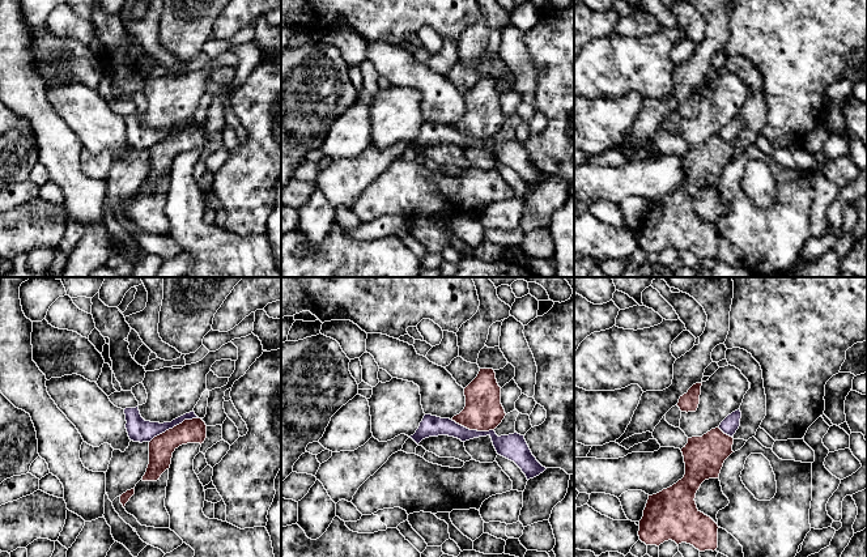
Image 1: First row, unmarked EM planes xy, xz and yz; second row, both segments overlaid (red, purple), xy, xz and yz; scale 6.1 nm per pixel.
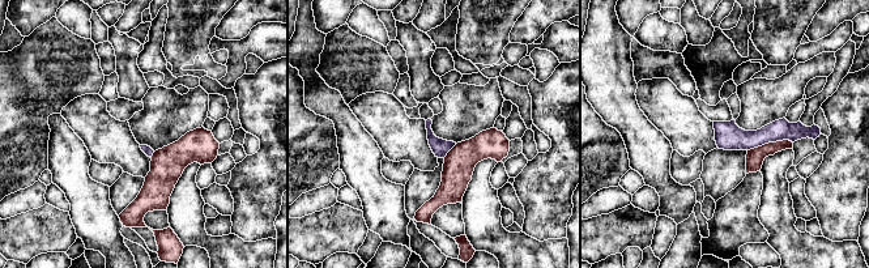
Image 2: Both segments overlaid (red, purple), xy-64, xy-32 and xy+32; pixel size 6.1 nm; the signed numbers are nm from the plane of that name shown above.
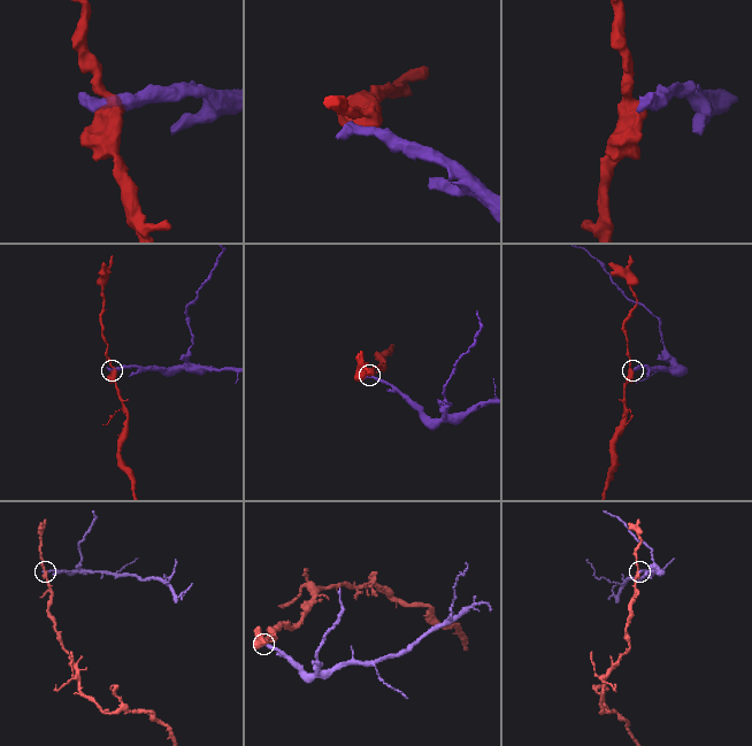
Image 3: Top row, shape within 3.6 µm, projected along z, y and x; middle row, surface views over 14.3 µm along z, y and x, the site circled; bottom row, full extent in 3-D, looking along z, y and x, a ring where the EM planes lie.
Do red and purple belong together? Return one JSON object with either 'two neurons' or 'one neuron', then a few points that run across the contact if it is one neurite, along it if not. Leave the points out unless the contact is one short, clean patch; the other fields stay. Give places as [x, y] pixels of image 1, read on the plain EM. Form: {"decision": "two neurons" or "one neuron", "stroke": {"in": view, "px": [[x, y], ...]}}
{"decision": "two neurons", "stroke": {"in": "xy", "px": [[198, 124], [183, 127], [157, 141], [149, 149]]}}

